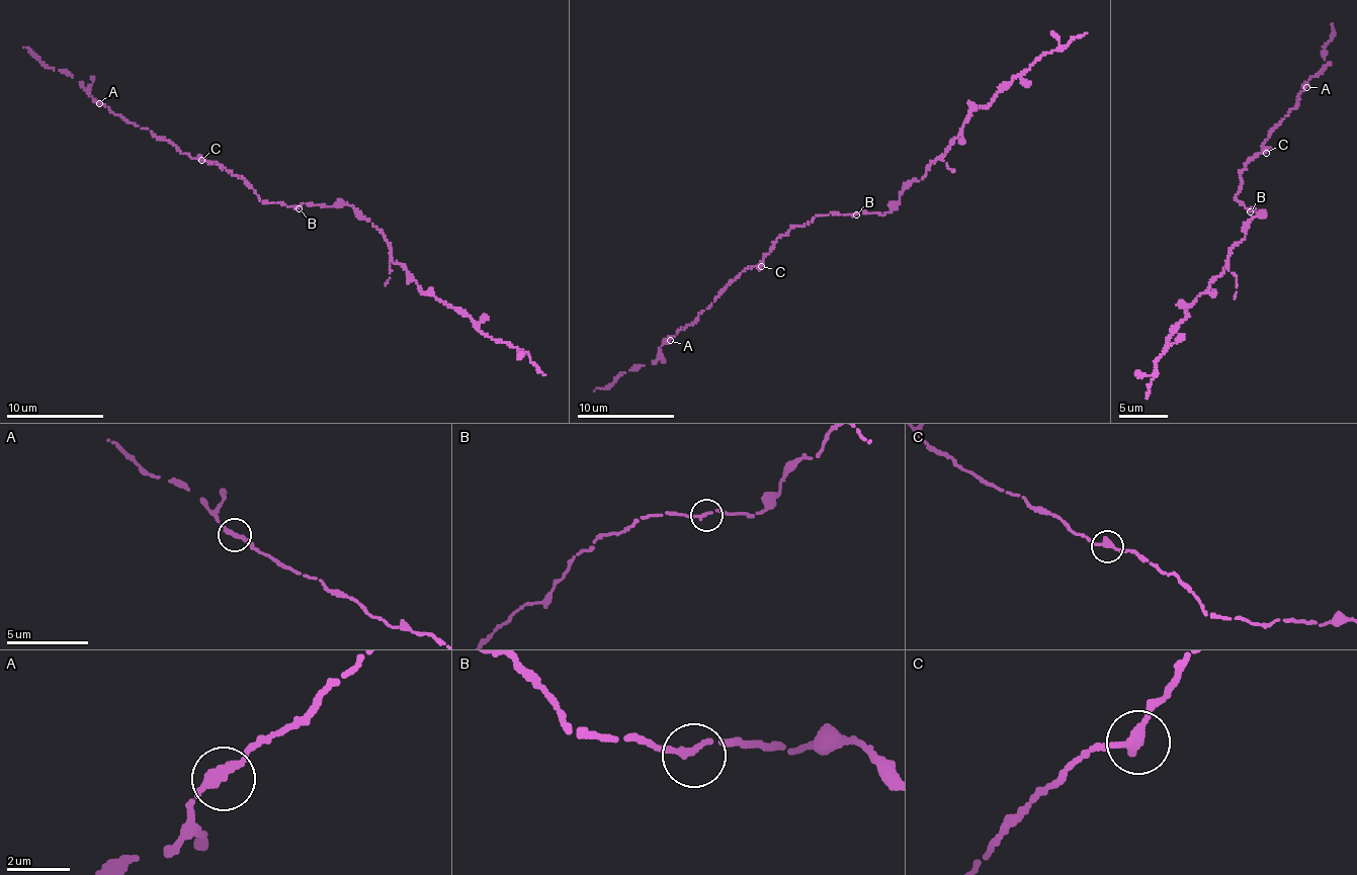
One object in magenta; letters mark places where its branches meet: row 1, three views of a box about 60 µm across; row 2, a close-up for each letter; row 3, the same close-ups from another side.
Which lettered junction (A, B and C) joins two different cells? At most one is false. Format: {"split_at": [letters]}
{"split_at": []}

